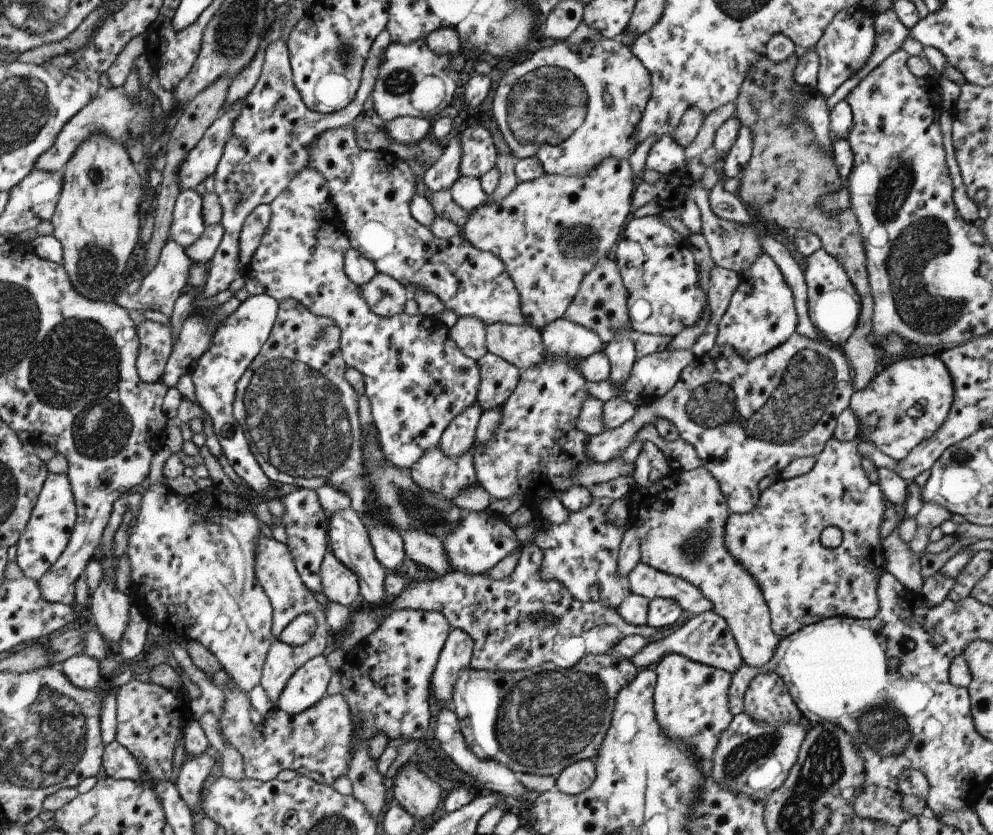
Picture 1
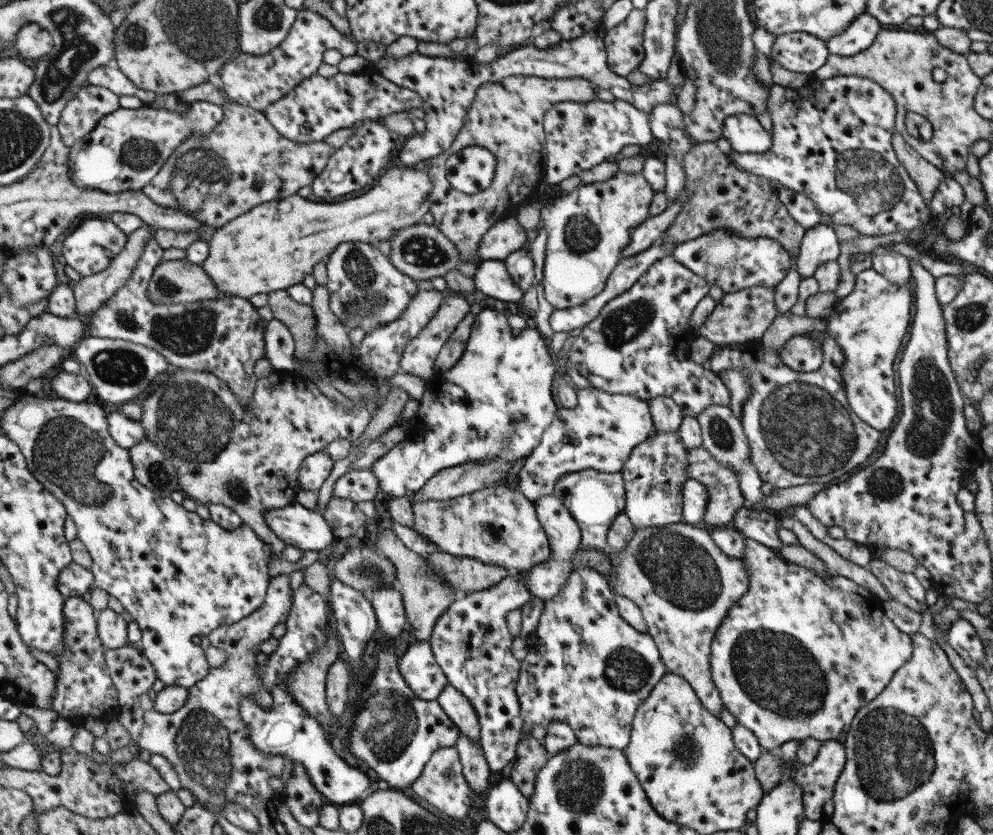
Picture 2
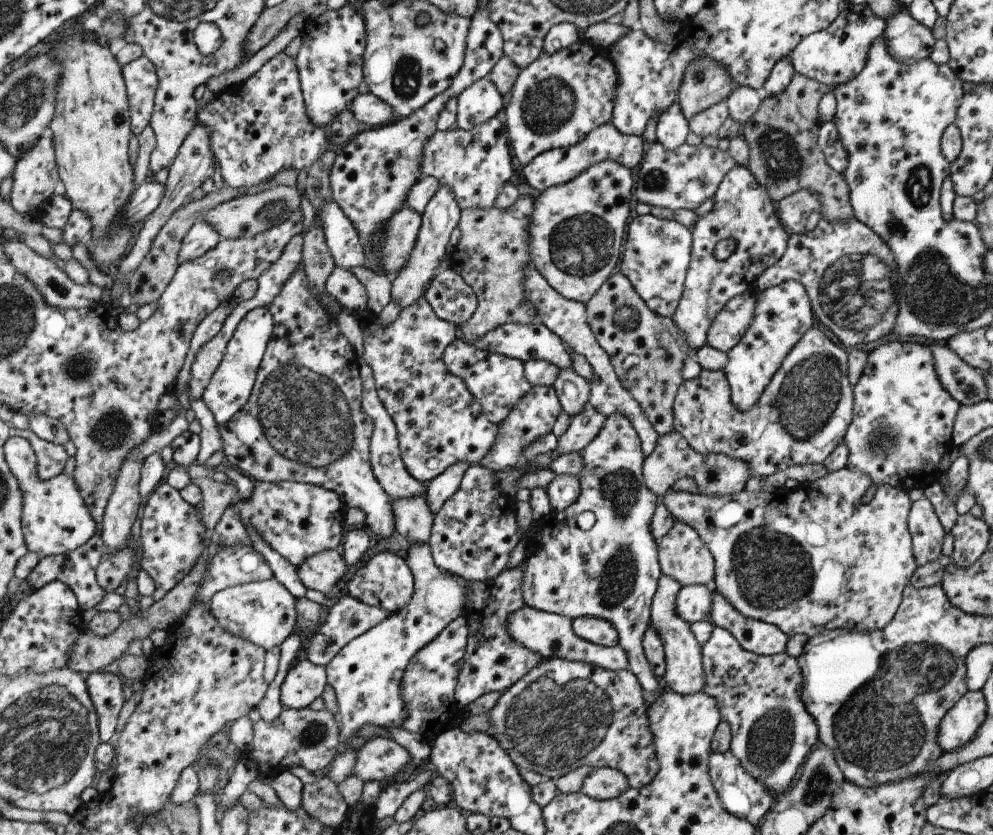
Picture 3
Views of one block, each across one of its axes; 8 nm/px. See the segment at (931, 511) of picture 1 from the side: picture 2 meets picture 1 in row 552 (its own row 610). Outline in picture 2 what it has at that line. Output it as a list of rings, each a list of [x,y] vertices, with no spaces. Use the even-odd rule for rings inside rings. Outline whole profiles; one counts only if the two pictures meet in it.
[[[874,558],[869,560],[865,568],[885,587],[891,599],[919,614],[925,610],[925,590],[913,573],[899,572]]]

